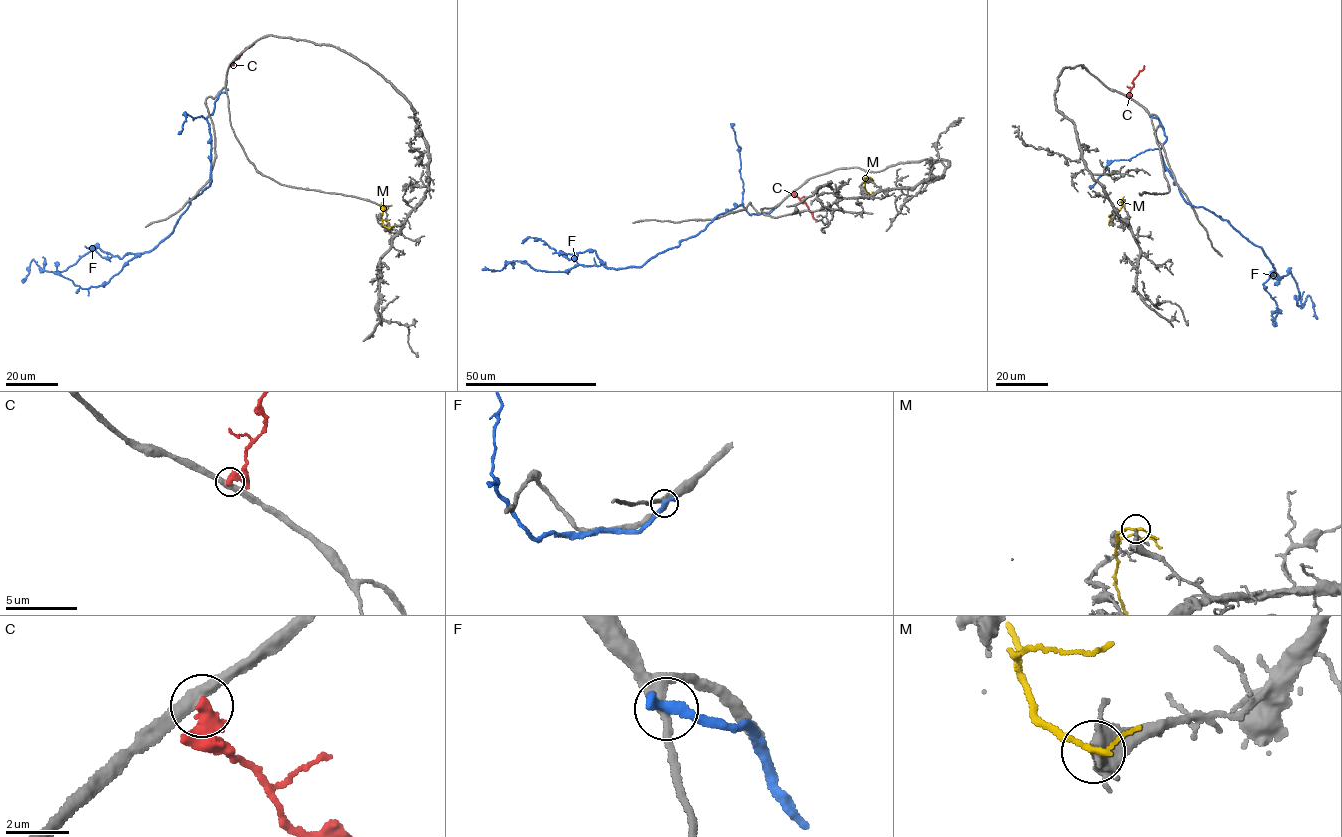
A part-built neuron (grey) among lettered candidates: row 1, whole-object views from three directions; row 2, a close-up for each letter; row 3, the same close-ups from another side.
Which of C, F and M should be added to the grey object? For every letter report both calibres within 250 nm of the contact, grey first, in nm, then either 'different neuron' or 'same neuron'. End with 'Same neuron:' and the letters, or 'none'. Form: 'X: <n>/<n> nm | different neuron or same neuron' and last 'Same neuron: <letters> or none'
C: 400/550 nm | different neuron
F: 300/400 nm | different neuron
M: 340/150 nm | different neuron
Same neuron: none

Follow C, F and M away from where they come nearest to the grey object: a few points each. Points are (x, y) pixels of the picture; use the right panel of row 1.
C: (1127, 96), (1144, 65)
F: (1151, 117), (1181, 195), (1261, 248), (1280, 278), (1290, 272), (1297, 305), (1309, 296), (1317, 319)
M: (1108, 224), (1122, 206), (1123, 196)

